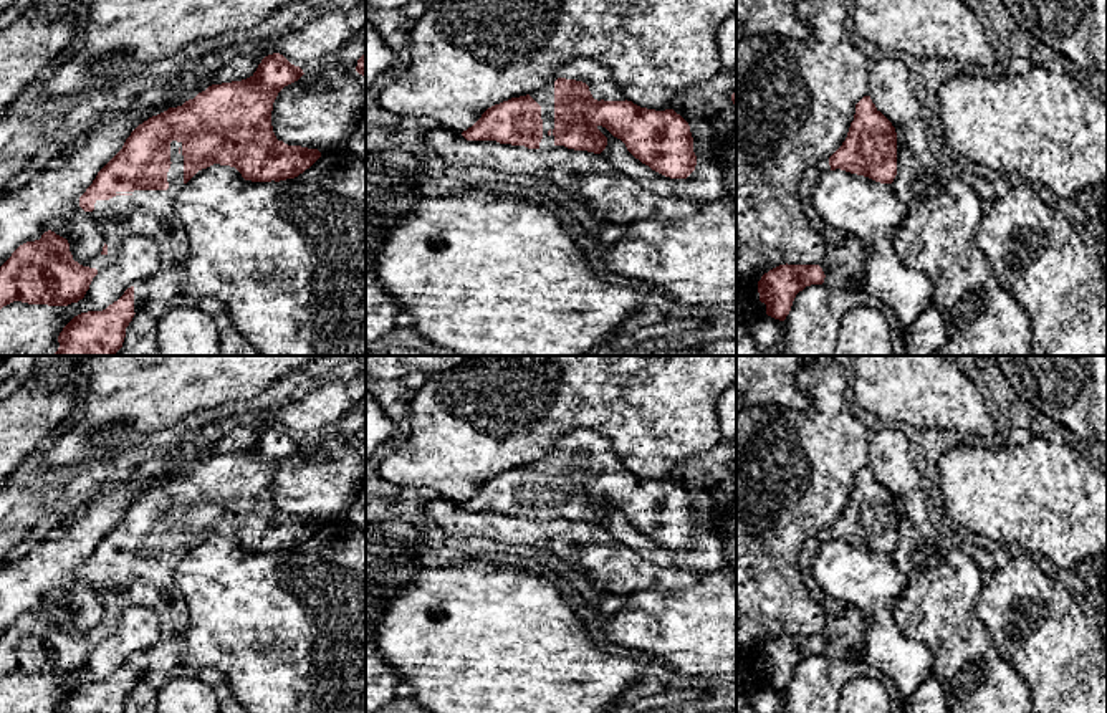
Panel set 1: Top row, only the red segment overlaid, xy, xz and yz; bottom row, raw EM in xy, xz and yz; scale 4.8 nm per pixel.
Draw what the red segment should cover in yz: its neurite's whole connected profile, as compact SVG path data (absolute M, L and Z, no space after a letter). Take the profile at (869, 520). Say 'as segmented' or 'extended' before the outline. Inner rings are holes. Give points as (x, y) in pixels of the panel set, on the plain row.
extended; M870 467L855 475L854 491L842 516L804 544L799 567L811 597L824 609L826 625L819 635L779 635L758 652L760 672L766 685L784 691L799 662L811 655L831 660L864 660L869 615L857 605L827 596L812 576L811 562L821 544L846 541L880 554L892 554L897 546L897 503L875 478Z

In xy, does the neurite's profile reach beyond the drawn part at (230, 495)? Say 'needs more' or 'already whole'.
needs more

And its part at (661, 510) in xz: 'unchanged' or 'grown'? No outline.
grown

